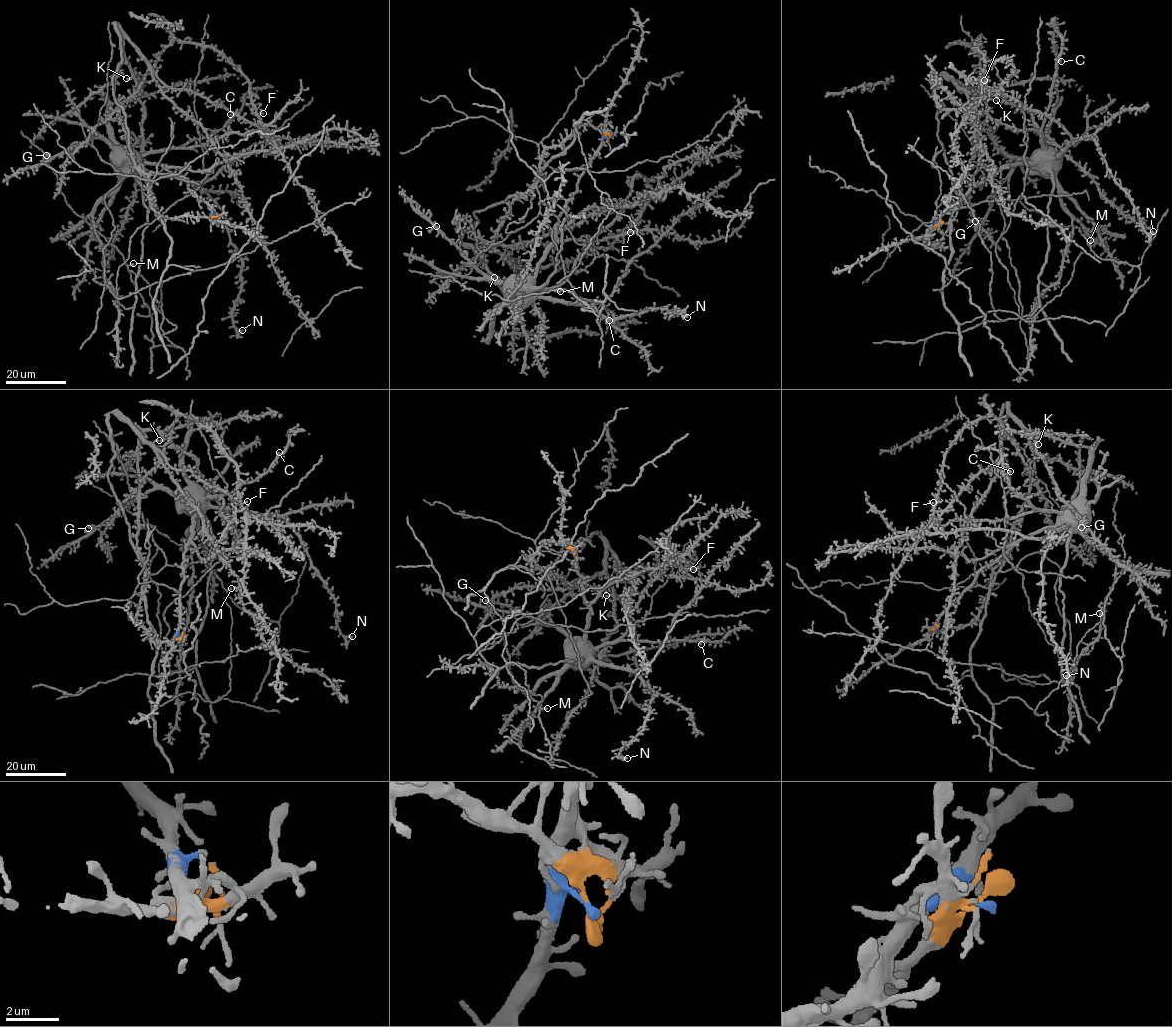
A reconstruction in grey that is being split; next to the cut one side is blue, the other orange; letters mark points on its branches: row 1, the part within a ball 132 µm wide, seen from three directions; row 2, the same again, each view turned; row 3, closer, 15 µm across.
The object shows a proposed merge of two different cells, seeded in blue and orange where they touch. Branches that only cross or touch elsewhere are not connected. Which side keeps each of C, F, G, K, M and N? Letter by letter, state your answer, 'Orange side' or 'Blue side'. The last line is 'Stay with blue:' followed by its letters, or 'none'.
C: Blue side
F: Orange side
G: Blue side
K: Orange side
M: Blue side
N: Blue side
Stay with blue: C, G, M, N

